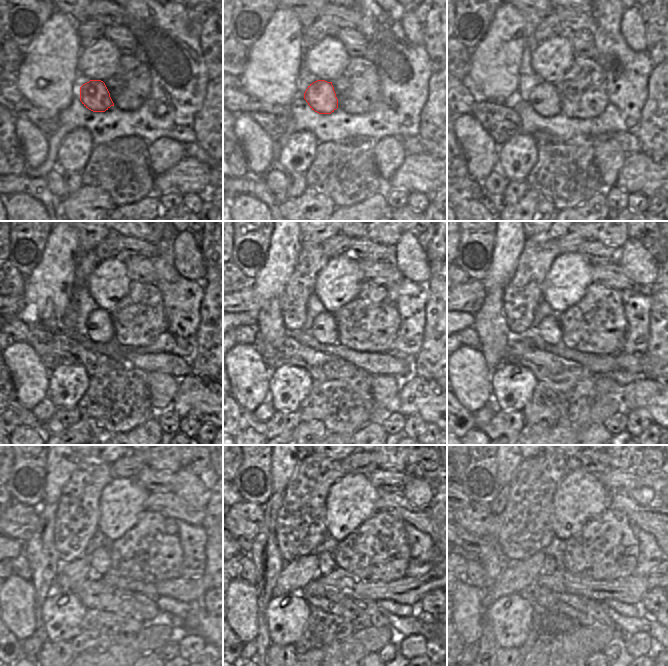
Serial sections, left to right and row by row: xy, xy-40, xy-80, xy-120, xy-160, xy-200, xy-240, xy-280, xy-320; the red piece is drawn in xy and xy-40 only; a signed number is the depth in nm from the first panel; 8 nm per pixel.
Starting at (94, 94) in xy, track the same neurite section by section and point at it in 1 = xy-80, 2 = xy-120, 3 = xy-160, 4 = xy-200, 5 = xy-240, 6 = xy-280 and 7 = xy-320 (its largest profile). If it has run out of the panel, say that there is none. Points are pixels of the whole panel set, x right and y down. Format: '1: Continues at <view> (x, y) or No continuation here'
1: Continues at xy-80 (544, 98)
2: Continues at xy-120 (99, 327)
3: Continues at xy-160 (324, 329)
4: Continues at xy-200 (549, 329)
5: Continues at xy-240 (100, 561)
6: Continues at xy-280 (326, 563)
7: Continues at xy-320 (549, 567)

